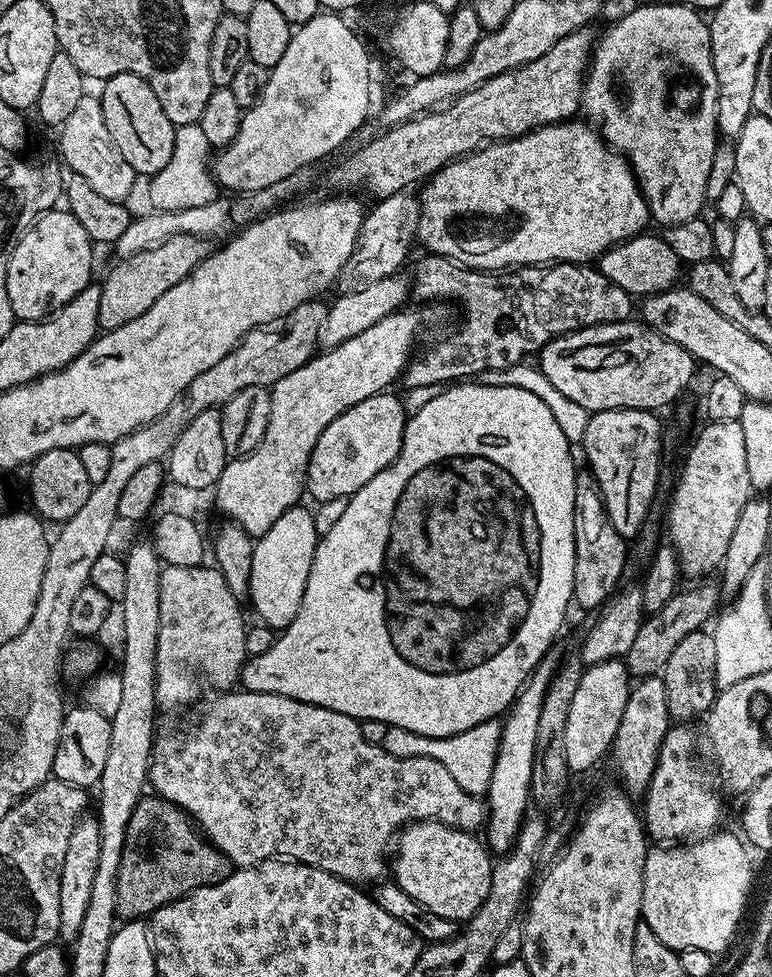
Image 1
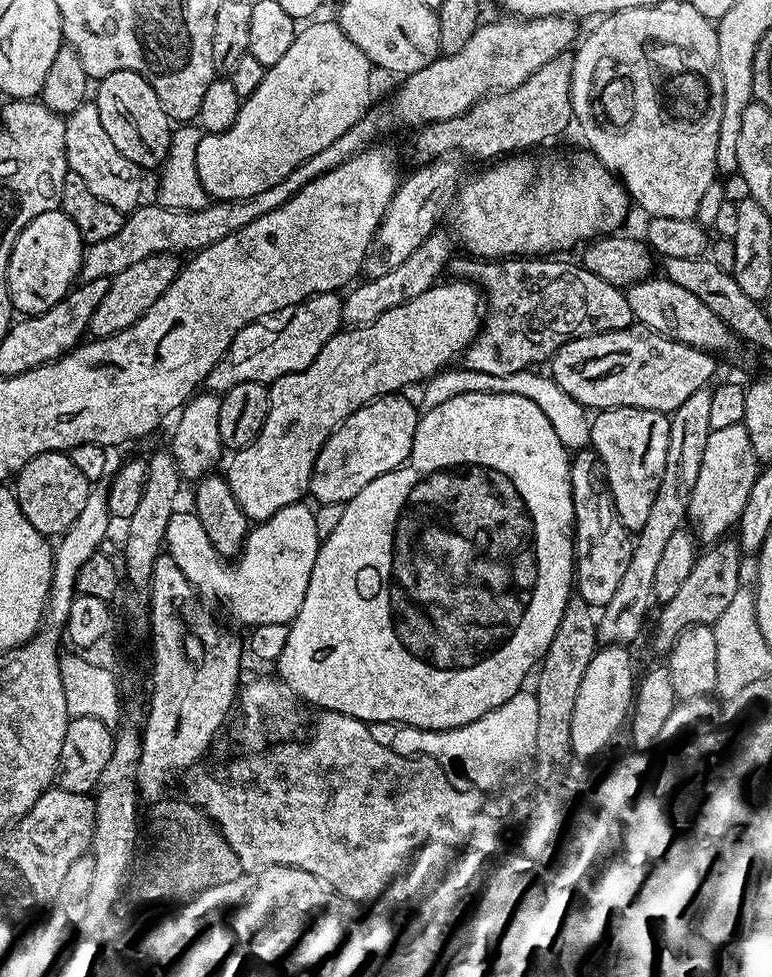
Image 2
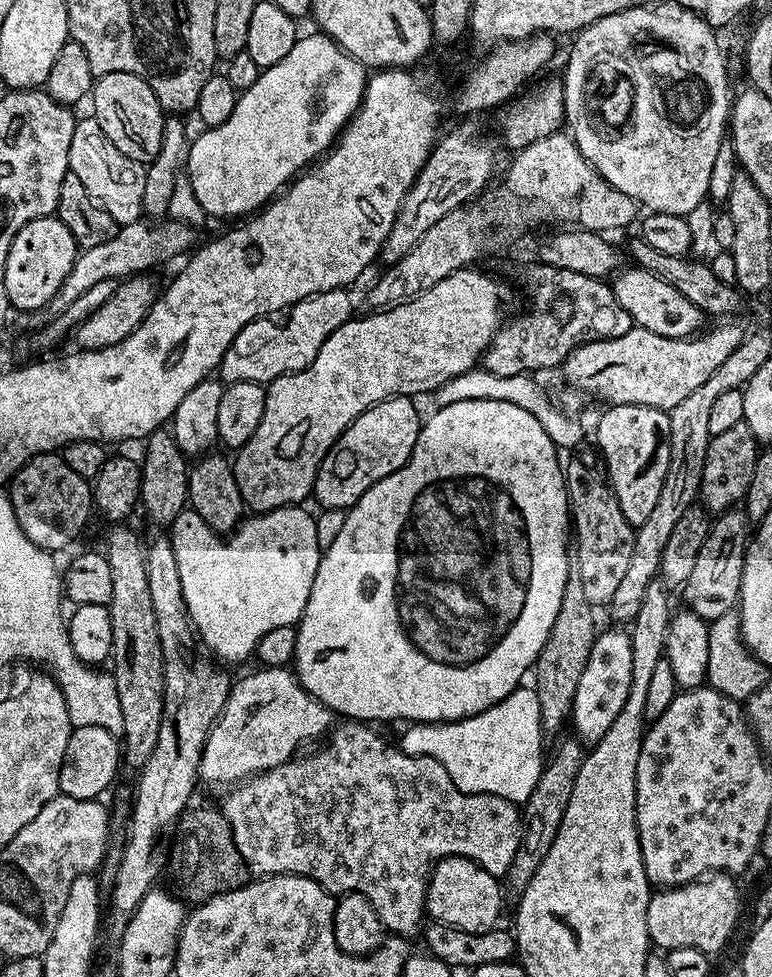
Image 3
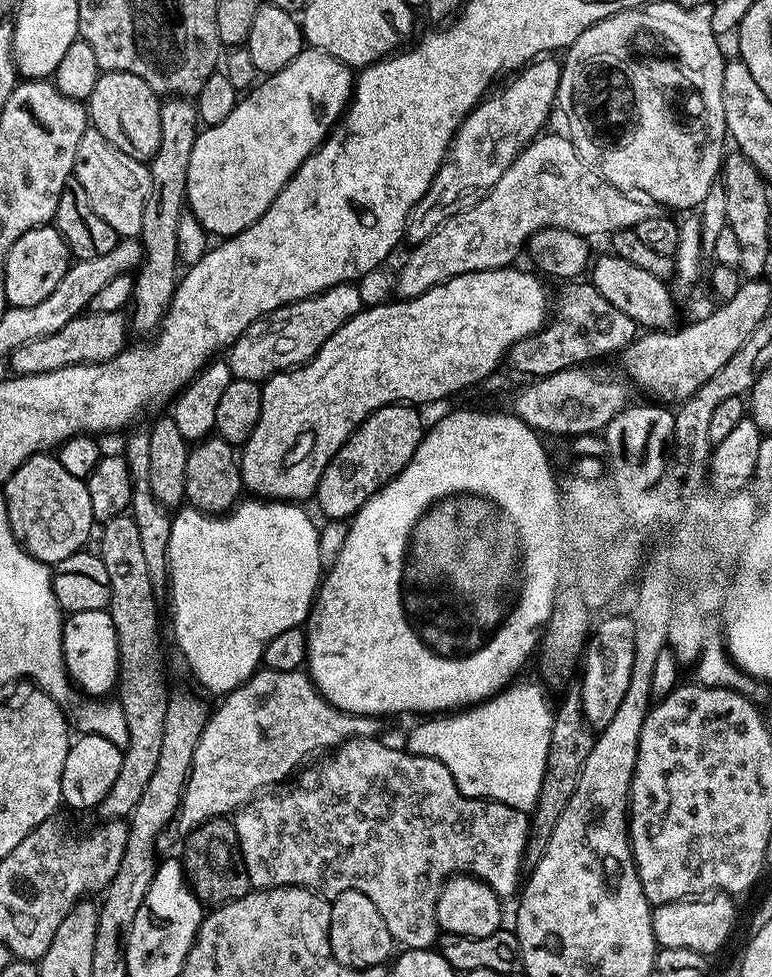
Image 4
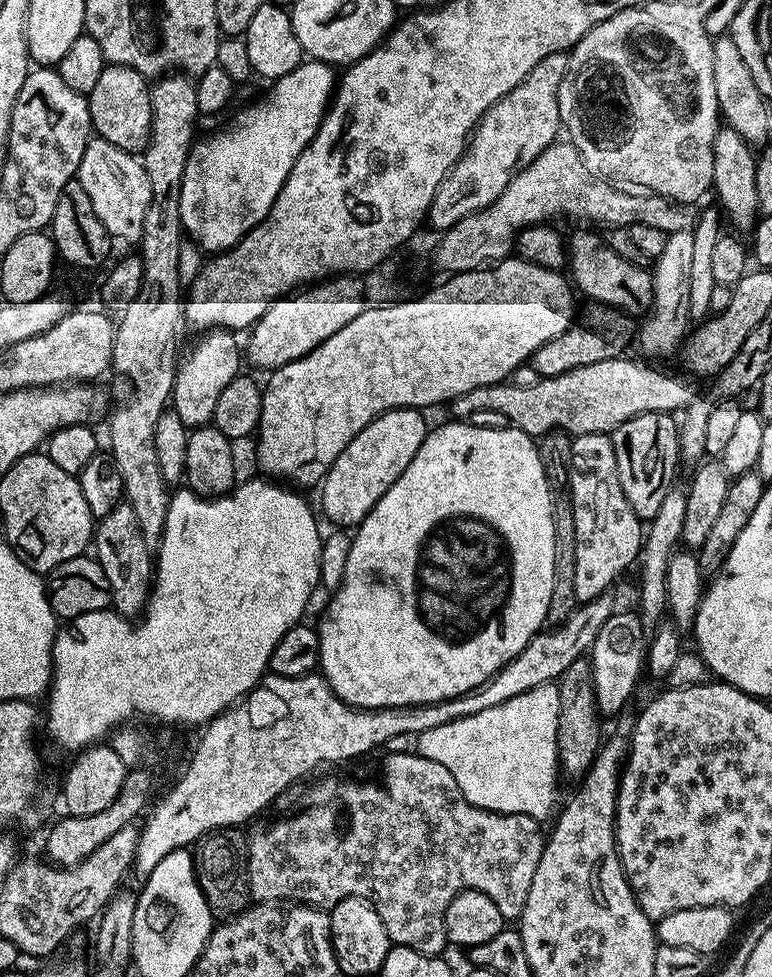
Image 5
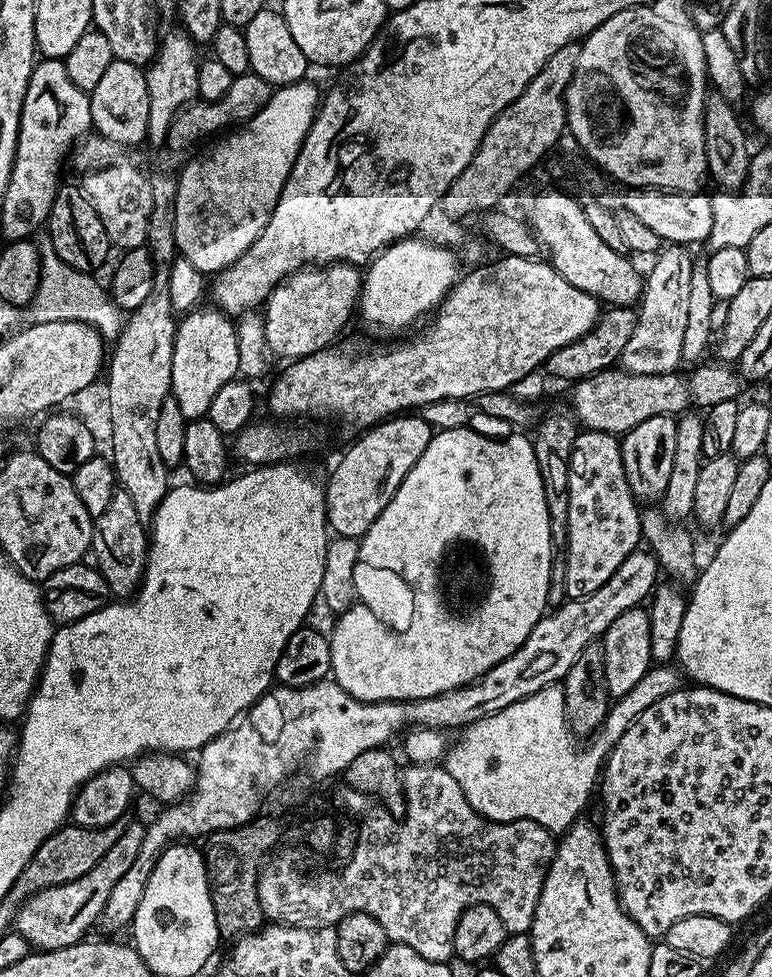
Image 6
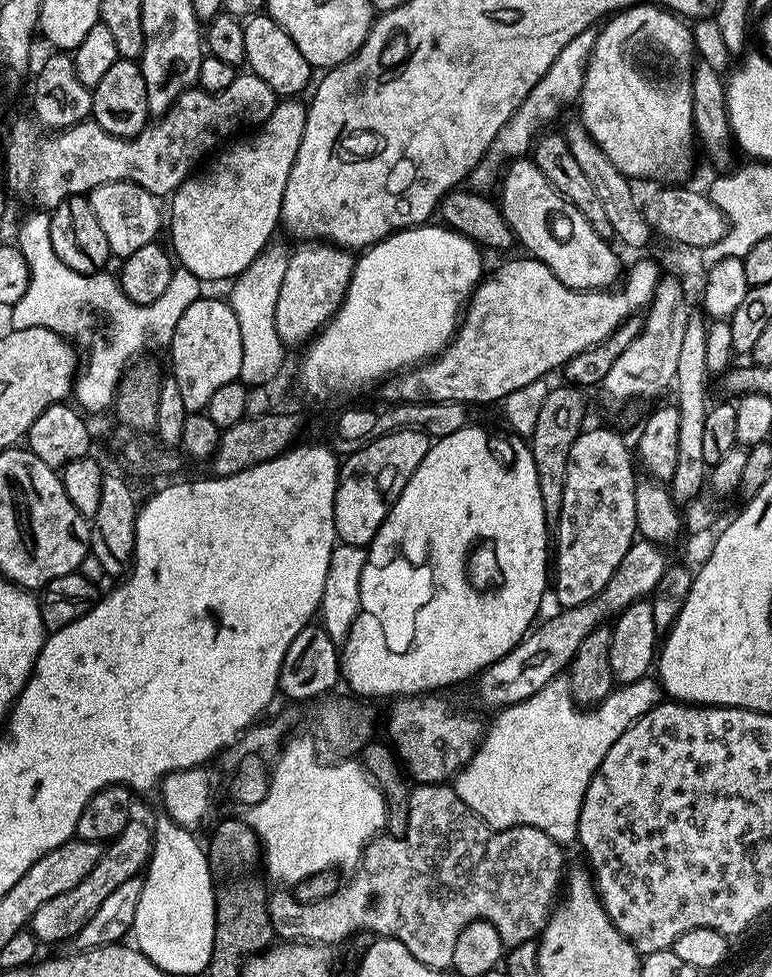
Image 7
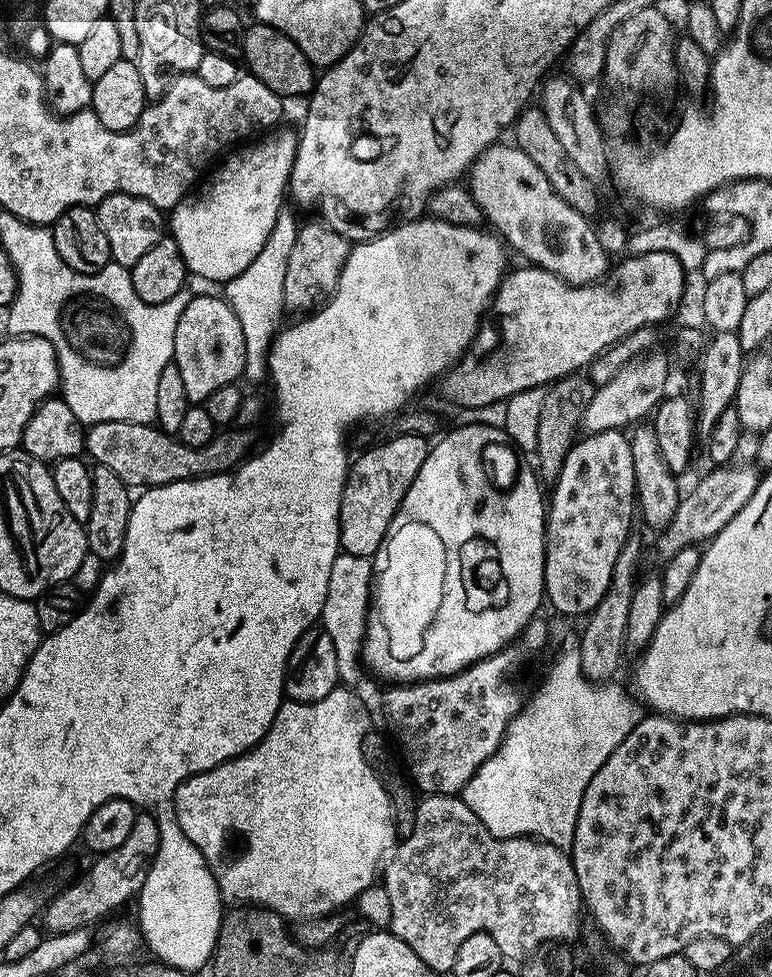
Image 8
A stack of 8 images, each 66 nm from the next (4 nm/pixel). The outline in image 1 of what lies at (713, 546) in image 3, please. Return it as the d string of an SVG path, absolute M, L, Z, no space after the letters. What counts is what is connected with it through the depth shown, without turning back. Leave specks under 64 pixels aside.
M715 575L699 577L695 583L697 586L692 588L682 588L674 593L670 601L658 614L648 616L638 630L638 635L634 638L634 643L630 650L622 657L628 665L629 673L633 677L643 678L649 676L660 676L663 673L666 662L670 662L670 654L674 653L683 638L688 634L703 629L713 619L717 613L717 606L722 601L721 588Z

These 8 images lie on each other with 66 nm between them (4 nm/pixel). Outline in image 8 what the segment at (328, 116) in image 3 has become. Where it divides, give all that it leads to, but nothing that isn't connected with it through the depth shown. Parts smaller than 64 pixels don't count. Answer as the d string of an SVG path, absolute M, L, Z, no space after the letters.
M284 127L225 155L203 181L200 196L189 194L171 209L170 235L178 242L184 265L193 277L219 282L233 280L266 246L266 238L270 238L270 230L274 230L274 222L285 207L288 180L300 145L297 129Z

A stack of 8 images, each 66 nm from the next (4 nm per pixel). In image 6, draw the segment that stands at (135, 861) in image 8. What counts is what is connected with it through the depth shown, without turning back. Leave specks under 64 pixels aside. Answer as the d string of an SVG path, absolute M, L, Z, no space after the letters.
M125 823L119 829L118 842L110 846L102 862L98 862L98 866L94 866L90 874L82 874L82 878L74 882L66 882L62 886L39 889L31 893L17 908L14 921L15 931L20 932L22 938L26 938L33 949L45 952L76 944L79 940L85 939L87 932L84 931L91 924L95 925L99 921L102 910L106 906L106 898L110 898L110 890L114 890L118 878L122 878L122 874L130 870L134 858L138 858L138 854L146 848L145 825L127 824Z

